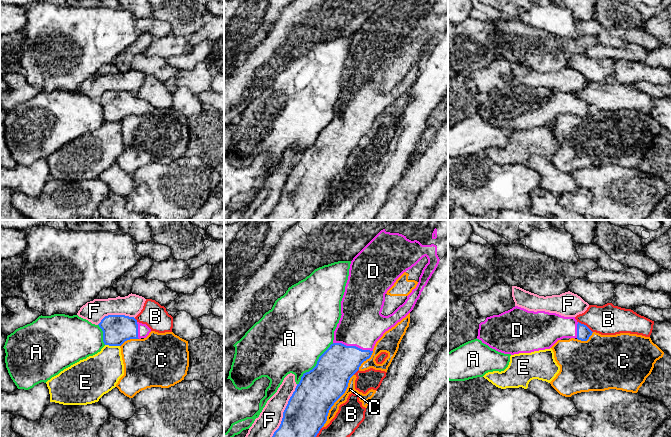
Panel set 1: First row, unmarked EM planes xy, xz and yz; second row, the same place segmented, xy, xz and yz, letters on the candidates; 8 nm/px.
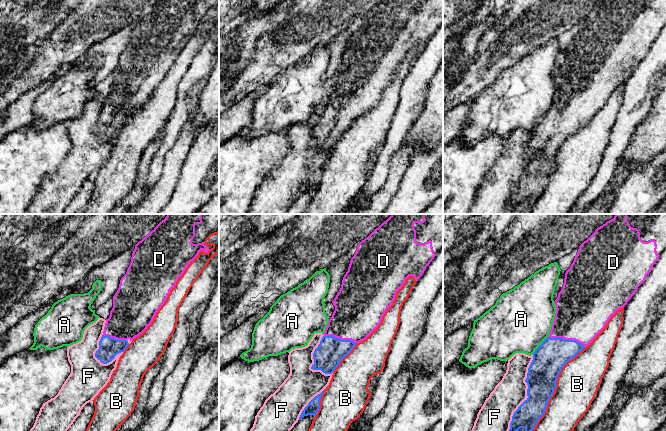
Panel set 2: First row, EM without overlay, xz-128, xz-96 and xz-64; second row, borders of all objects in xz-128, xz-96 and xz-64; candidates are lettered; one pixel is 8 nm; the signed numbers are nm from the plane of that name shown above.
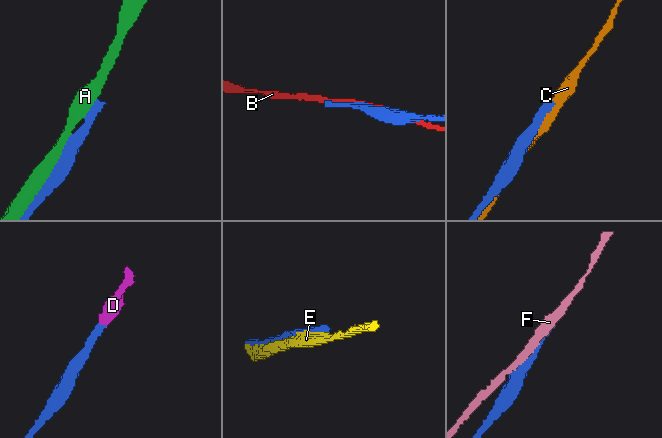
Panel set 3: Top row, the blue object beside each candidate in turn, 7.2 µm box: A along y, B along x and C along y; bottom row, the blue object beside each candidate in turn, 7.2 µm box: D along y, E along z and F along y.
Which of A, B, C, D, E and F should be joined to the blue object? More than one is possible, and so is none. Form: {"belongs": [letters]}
{"belongs": ["D"]}

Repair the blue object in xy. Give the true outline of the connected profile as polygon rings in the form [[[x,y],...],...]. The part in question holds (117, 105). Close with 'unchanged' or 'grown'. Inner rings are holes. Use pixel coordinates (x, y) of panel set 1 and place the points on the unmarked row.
[[[125,91],[105,92],[98,100],[103,107],[103,118],[109,122],[121,122],[130,115],[146,114],[151,105],[134,93]]]; grown

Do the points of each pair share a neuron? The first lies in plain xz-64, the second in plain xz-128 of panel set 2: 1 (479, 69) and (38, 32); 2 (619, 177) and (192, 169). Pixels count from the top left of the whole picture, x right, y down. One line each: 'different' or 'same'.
1: different
2: different

